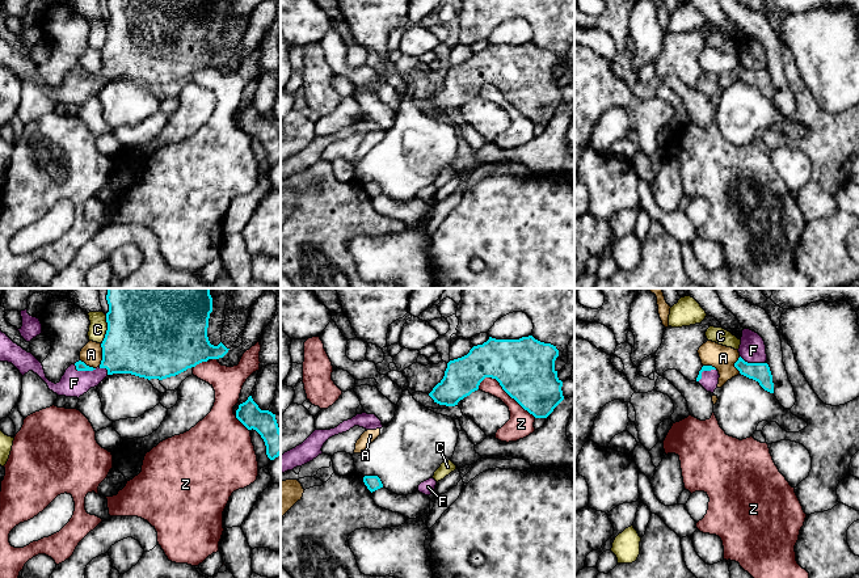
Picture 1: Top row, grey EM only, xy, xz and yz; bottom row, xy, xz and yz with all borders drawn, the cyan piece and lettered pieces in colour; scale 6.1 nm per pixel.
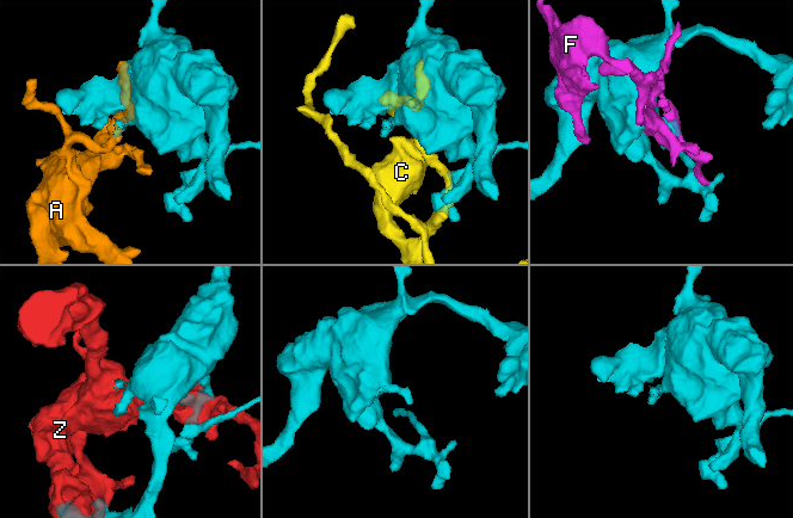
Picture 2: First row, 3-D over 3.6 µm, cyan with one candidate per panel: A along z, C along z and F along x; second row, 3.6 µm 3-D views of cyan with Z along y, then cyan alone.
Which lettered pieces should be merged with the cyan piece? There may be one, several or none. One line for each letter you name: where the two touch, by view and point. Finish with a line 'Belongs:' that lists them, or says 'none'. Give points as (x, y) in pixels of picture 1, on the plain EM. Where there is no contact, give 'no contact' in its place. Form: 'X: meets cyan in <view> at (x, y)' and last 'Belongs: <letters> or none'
F: meets cyan in yz at (753, 70)
Belongs: F

